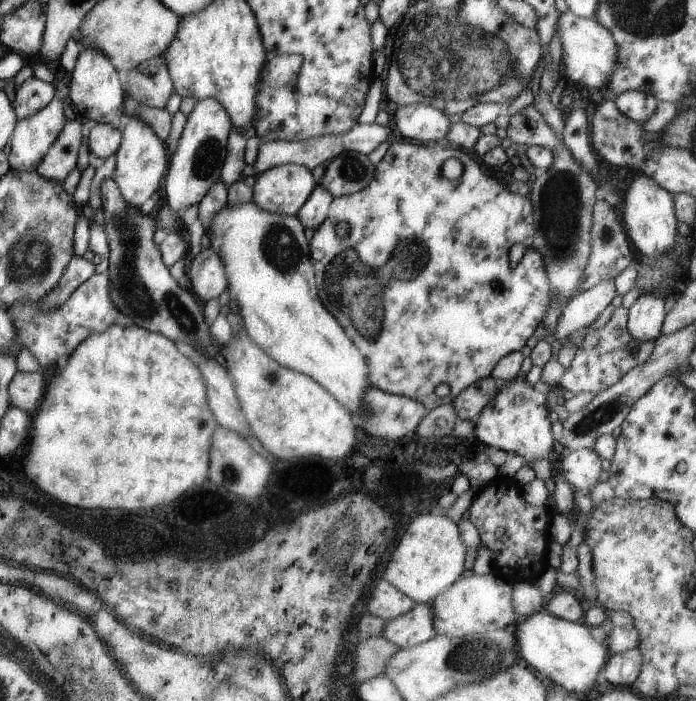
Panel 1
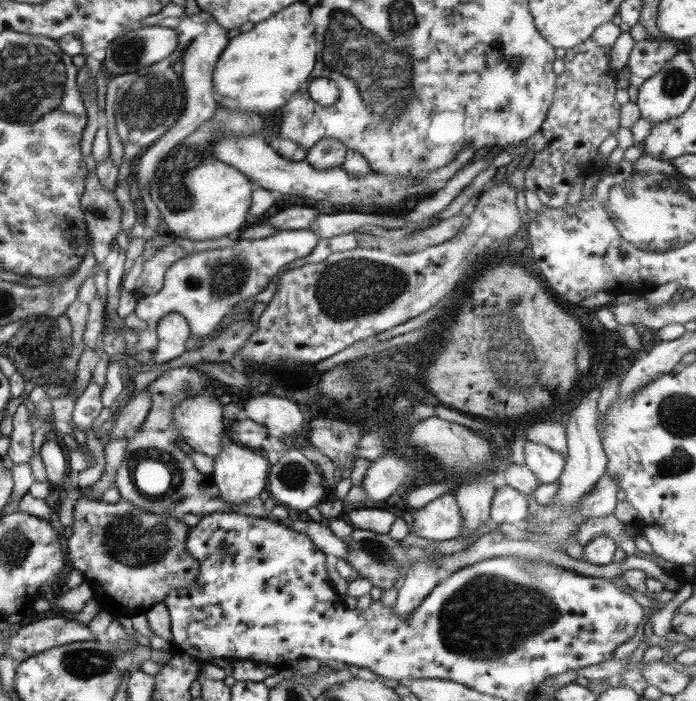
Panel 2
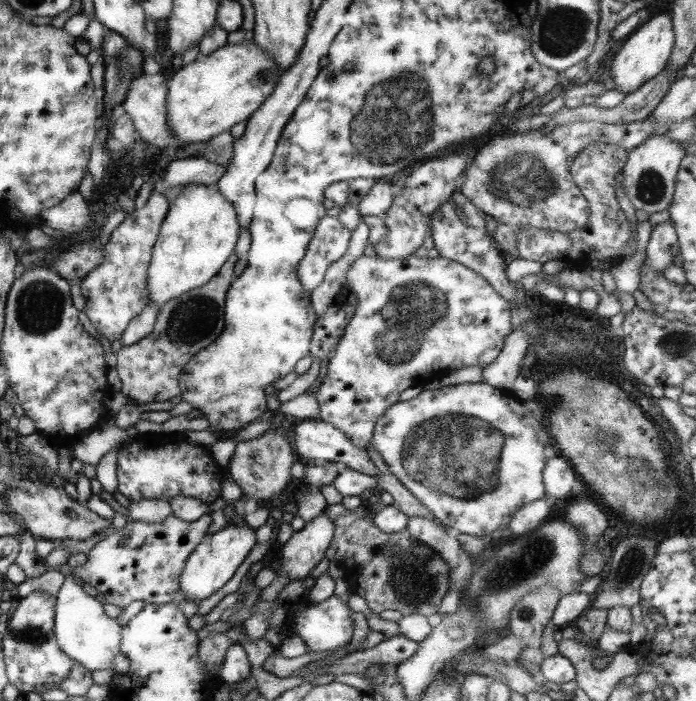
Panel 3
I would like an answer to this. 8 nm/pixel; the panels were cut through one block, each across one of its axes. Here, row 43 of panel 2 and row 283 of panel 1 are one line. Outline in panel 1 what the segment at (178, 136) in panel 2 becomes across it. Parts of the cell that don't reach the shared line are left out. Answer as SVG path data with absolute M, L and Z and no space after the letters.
M201 248L189 257L188 288L199 302L217 298L227 289L227 276L219 254L211 248Z

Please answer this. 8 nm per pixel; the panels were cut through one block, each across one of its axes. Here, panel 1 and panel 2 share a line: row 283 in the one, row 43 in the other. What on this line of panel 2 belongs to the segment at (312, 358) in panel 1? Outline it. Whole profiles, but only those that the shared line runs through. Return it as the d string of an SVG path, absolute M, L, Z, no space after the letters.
M305 2L293 3L255 23L249 31L228 39L213 71L214 101L218 106L239 110L243 114L264 114L283 106L301 84L306 85L313 70L316 52L314 28L310 8Z

